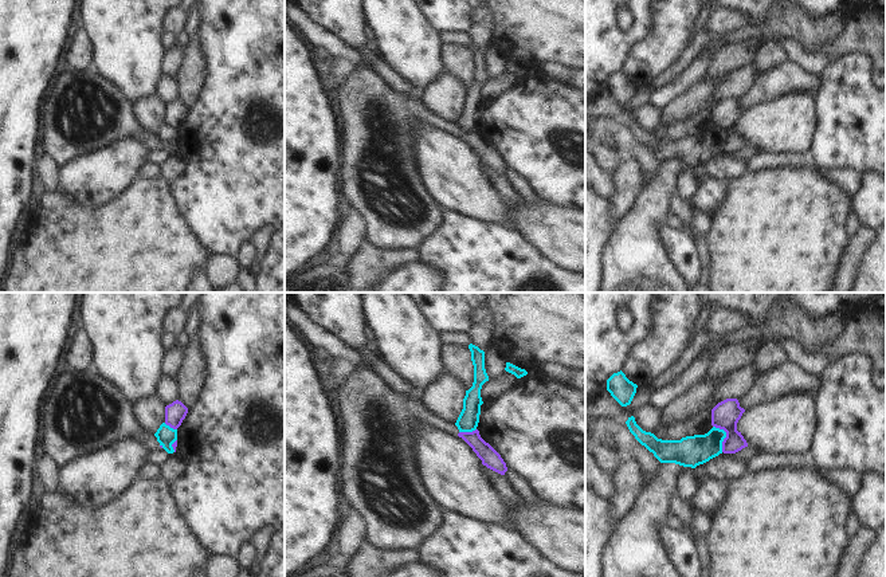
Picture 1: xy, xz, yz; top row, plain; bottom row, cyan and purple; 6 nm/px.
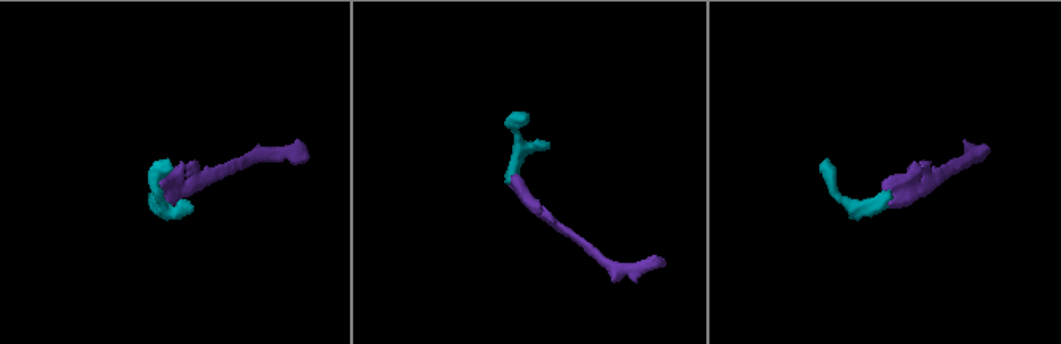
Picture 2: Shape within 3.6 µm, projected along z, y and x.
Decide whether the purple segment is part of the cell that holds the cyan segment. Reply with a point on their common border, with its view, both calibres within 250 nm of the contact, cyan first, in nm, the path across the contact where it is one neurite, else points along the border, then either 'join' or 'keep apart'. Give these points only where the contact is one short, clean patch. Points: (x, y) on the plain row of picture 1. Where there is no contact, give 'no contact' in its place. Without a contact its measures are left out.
contact yz (725, 136); calibres 190 and 170 nm; border yz (713, 125), (725, 132), (722, 150); keep apart

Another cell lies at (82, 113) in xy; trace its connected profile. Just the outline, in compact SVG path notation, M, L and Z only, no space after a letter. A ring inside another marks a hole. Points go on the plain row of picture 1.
M67 70L59 74L40 101L40 118L44 126L39 138L39 153L48 154L58 166L119 140L137 140L149 149L160 148L157 137L138 125L133 114L133 103L94 70L83 72Z

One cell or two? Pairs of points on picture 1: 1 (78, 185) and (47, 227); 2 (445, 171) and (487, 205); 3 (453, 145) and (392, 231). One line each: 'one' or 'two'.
1: two
2: one
3: two

